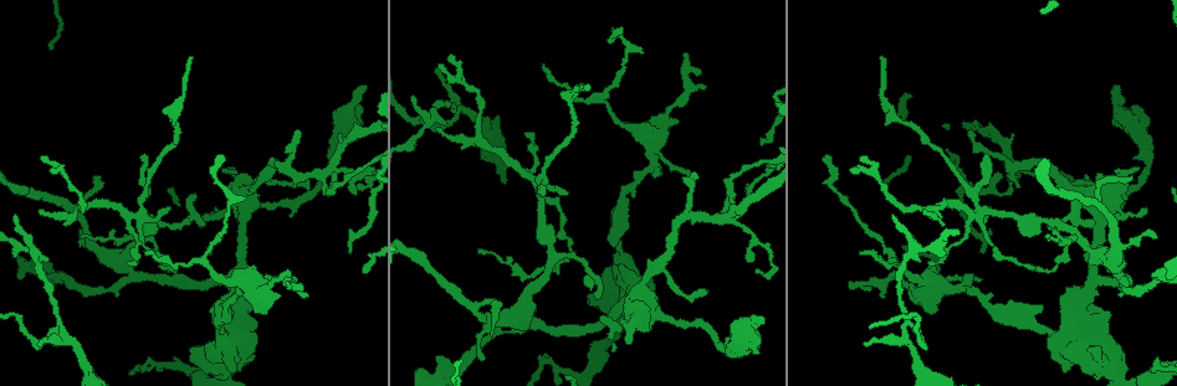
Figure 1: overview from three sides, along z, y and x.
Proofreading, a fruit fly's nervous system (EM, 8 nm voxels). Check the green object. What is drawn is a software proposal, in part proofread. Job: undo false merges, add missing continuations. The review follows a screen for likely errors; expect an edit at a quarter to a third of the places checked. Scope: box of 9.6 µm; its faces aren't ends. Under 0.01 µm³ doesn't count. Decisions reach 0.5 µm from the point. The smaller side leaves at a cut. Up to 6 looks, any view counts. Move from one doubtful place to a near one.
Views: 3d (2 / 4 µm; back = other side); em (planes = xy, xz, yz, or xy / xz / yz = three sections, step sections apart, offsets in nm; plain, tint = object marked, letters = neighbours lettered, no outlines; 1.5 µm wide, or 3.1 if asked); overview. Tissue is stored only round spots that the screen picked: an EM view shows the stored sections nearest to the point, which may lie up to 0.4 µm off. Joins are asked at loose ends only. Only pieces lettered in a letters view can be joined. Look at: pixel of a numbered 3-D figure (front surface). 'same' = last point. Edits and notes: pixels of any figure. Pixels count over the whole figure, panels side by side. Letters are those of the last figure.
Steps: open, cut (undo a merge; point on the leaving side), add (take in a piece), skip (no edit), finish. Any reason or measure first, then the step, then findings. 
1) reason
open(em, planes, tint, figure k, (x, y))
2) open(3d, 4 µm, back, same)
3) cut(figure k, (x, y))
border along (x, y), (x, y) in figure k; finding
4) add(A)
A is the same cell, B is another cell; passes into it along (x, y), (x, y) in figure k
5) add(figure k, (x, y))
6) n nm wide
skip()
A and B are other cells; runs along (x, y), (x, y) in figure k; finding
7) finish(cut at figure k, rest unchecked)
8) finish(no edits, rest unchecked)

open(em, xz, step 8, letters, figure 1, (52, 170))

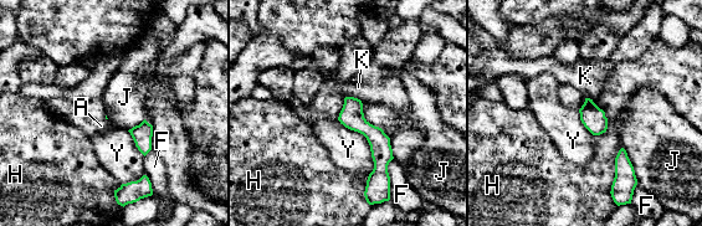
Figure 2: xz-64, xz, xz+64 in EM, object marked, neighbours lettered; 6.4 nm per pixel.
open(em, planes, letters, same)

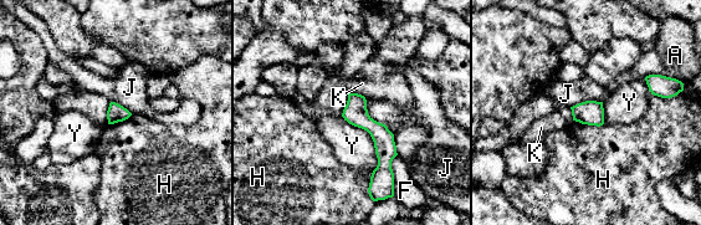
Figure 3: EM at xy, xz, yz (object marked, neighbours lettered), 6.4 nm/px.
120 nm wide
skip()
A, F, H, J, K and Y are other cells; no lettered piece goes on from it

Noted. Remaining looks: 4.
free end
open(3d, 4 µm, figure 1, (264, 313))

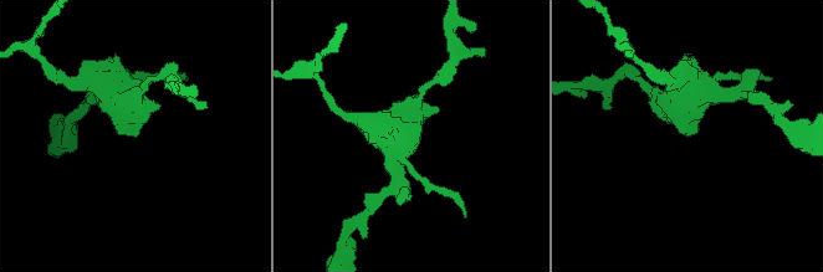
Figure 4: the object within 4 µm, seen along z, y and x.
shape alone is not enough
open(em, planes, letters, figure 4, (136, 134))

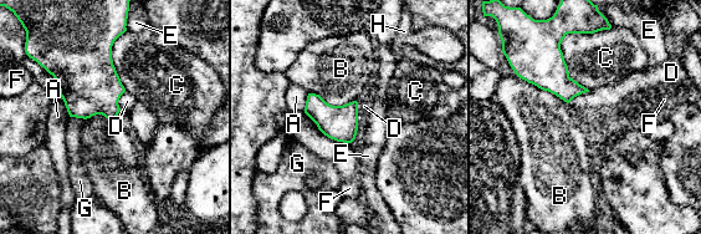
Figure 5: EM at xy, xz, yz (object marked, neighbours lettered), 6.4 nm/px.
skip()
A, B, C, D, E, F, G and H are other cells; border along (70, 116), (83, 120) in figure 5; no lettered piece goes on from it

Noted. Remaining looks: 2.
sudden change in width
open(em, planes, letters, figure 1, (1145, 153))

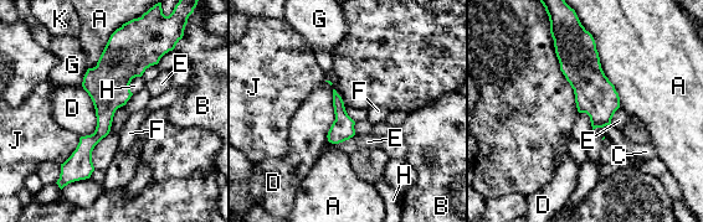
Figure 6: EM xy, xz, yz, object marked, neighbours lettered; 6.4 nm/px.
skip()
A, B, C, D, E, F, G, H, J and K are other cells; border along (140, 76), (132, 79), (132, 93) in figure 6; continuous, no second cell

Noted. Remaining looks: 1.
finish(no edits, rest unchecked)

